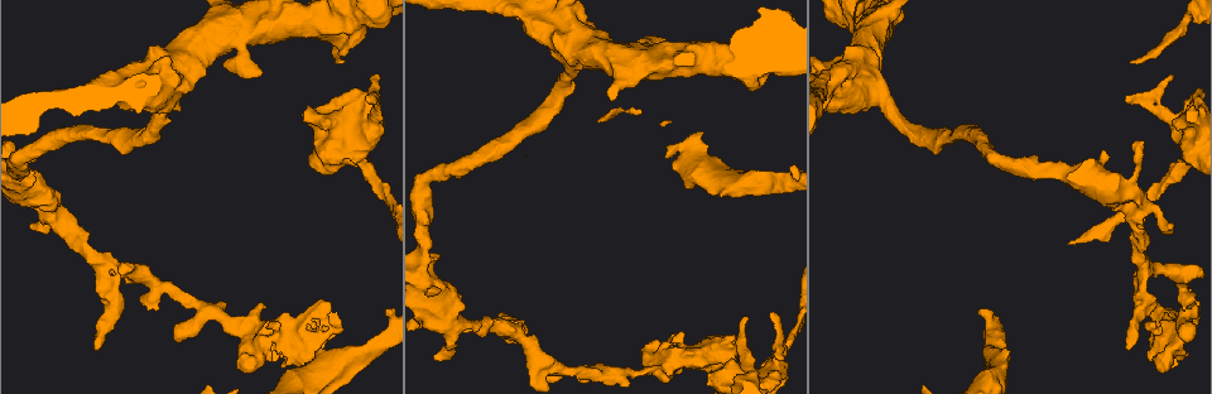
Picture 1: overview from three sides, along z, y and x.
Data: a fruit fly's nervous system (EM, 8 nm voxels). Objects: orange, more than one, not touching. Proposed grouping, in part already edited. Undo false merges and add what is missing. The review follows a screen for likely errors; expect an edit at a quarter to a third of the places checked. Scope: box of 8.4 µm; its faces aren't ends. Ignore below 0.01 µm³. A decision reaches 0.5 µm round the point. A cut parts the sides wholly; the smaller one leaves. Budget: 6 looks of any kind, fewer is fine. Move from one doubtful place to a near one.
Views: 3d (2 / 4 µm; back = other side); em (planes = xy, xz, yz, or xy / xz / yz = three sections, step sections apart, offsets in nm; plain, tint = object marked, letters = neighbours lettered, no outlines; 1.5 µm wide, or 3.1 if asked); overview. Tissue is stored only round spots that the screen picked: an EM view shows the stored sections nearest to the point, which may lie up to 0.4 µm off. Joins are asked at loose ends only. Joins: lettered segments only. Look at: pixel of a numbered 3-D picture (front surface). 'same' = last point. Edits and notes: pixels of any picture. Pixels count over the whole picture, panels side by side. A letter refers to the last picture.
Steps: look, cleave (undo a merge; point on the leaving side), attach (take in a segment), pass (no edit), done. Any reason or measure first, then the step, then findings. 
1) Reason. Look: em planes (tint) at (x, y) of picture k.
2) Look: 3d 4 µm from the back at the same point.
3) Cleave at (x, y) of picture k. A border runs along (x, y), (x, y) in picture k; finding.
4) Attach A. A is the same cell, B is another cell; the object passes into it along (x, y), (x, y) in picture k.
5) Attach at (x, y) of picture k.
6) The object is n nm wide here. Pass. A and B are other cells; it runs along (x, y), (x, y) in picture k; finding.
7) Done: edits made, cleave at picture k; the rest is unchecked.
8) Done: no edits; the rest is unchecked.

Branch stops here. Look: em planes (letters) at (1168, 224) of picture 1.

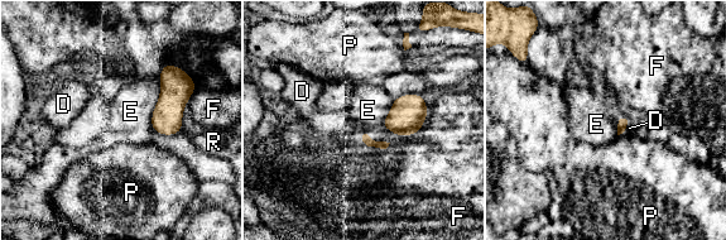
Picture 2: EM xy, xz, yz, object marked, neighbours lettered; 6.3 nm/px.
Pass. D, E, F, P and R are other cells; a border runs along (159, 80), (150, 129) in picture 2; no lettered segment goes on from it.

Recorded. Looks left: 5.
Branch stops here. Look: 3d 4 µm at (175, 339) of picture 1.

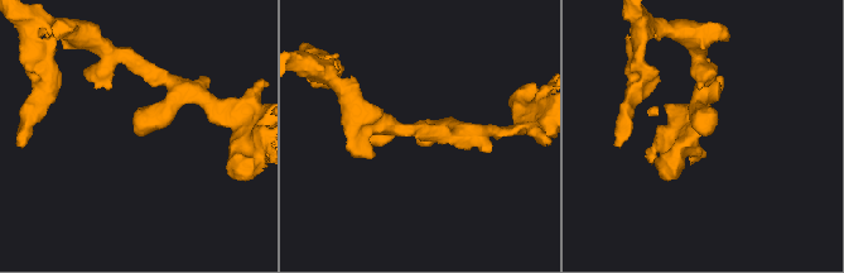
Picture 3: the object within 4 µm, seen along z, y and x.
Look: em planes (tint) at (136, 133) of picture 3.

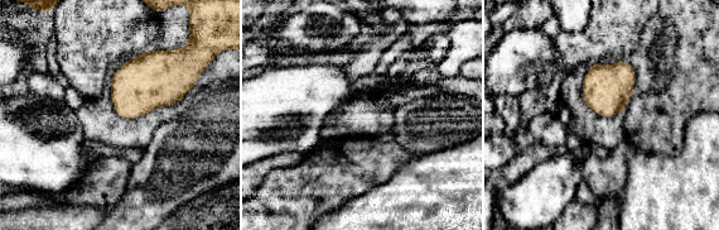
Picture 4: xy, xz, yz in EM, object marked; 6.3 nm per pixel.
Look: em planes (letters) at the same point.

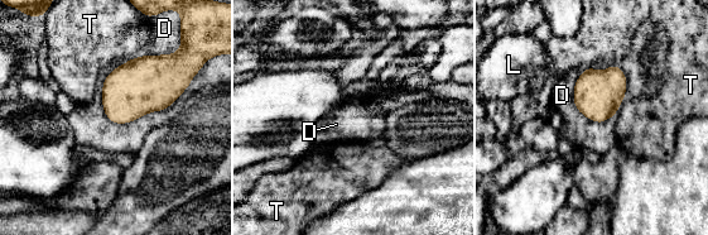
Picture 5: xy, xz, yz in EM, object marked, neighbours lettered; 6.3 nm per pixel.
The longest contact is with D, 280 nm. Pass. D, L and T are other cells; a border runs along (584, 68), (574, 84), (577, 111) in picture 5; none of them fits.

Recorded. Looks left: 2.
An open end. Look: em planes (letters) at (1128, 101) of picture 1.

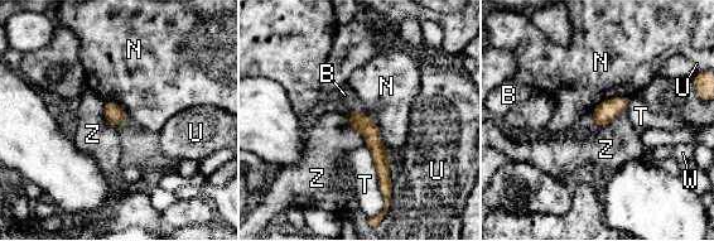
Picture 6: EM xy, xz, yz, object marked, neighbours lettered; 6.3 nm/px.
Pass. B, N, T, U, W and Z are other cells; a border runs along (348, 112), (348, 124), (366, 145) in picture 6; no lettered segment goes on from it.

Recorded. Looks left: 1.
Done: no edits; the rest is unchecked.

